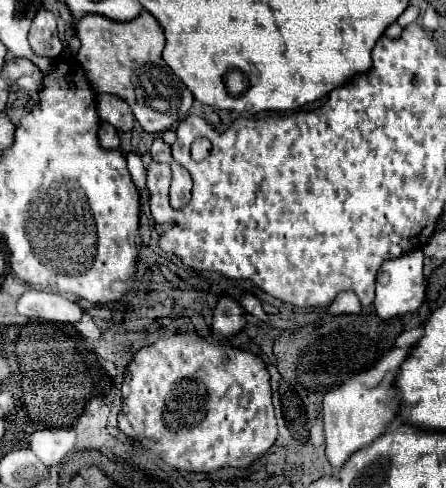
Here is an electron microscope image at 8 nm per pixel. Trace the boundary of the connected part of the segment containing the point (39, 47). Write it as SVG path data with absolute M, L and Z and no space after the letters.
M41 8L37 16L33 18L31 30L29 30L29 44L37 56L47 56L47 58L57 58L63 50L63 44L57 36L57 24L55 16Z

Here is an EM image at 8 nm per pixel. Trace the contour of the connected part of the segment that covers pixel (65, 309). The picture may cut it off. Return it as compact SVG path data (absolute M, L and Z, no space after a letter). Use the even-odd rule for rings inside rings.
M35 289L25 292L20 297L18 310L19 314L25 314L31 321L65 322L65 324L79 322L83 314L81 306L75 300Z

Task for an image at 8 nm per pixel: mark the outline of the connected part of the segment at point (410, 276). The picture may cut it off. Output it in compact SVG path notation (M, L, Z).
M411 250L397 258L389 258L381 264L377 274L377 290L375 290L375 310L379 318L387 320L393 316L401 316L405 312L415 312L425 298L425 286L423 286L423 252Z

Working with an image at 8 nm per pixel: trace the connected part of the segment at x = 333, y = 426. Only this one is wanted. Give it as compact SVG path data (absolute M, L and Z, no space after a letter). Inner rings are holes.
M395 348L385 352L381 360L376 362L369 370L349 378L341 386L329 390L323 398L323 422L325 422L325 446L327 446L327 458L333 468L341 468L343 462L357 452L361 446L373 442L377 436L381 436L383 428L395 418L397 414L397 400L393 398L393 392L387 390L391 382L395 380L397 366L403 362L405 354L409 354L411 348Z

